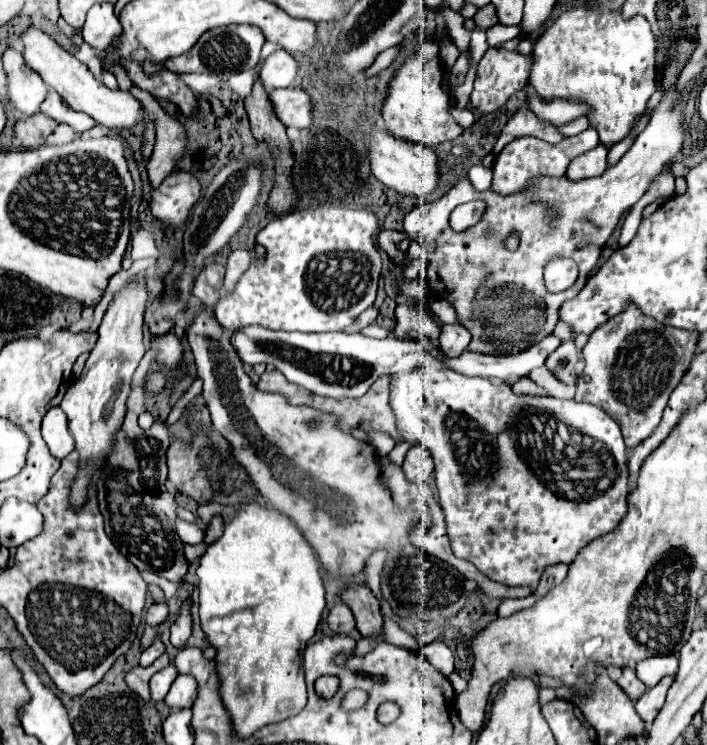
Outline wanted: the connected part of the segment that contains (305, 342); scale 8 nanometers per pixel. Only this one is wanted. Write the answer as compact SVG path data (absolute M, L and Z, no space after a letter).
M246 326L232 334L232 346L246 364L272 364L290 382L310 390L318 396L328 398L362 398L370 386L384 374L394 374L398 370L412 370L420 364L424 346L418 340L400 340L388 336L384 340L368 338L364 334L328 332L328 334L304 334L270 330L264 326Z

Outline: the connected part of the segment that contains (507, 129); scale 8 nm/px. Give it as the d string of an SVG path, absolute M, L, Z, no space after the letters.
M526 102L510 116L506 126L502 128L502 132L500 132L500 136L498 136L496 144L494 144L494 154L498 154L508 142L512 142L518 136L536 136L536 138L546 140L550 144L558 144L558 142L562 142L566 138L564 134L558 132L556 126L540 120L530 110L530 106Z

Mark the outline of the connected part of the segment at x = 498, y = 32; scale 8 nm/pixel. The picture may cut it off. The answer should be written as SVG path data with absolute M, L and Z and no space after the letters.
M496 24L496 26L492 26L492 28L484 30L484 32L486 32L488 44L498 46L498 44L502 44L502 42L506 42L506 40L516 38L516 36L520 34L520 26L504 26L504 24Z

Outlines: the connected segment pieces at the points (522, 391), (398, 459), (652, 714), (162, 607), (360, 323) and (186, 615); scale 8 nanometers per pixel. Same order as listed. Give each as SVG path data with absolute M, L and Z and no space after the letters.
M520 378L512 384L512 390L518 396L550 396L542 386L538 386L536 382L532 382L530 378Z
M400 442L400 444L396 444L396 446L392 448L392 452L388 454L388 460L394 462L394 464L402 464L402 460L404 460L404 456L408 454L410 448L412 448L410 442Z
M662 678L660 684L656 684L654 688L648 688L636 702L636 712L638 716L650 726L652 720L656 718L656 714L660 712L660 706L664 704L664 698L666 698L666 692L670 688L674 678Z
M166 602L152 604L152 606L148 608L146 622L148 622L150 626L158 626L158 624L162 624L162 622L166 620L166 616L168 616L168 604L166 604Z
M371 306L370 308L366 309L357 319L349 329L345 330L348 333L355 333L356 328L364 328L374 322L379 314L379 309Z
M186 602L180 610L178 620L170 626L170 642L174 646L182 646L192 634L192 618L190 618L190 602Z

